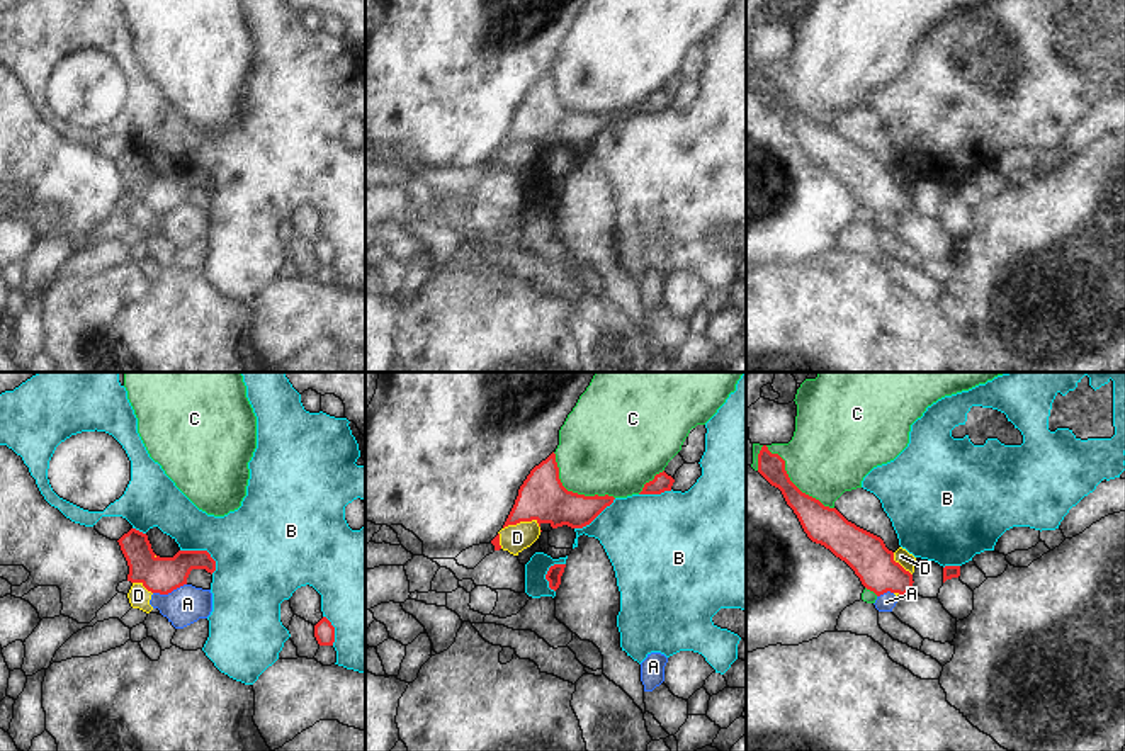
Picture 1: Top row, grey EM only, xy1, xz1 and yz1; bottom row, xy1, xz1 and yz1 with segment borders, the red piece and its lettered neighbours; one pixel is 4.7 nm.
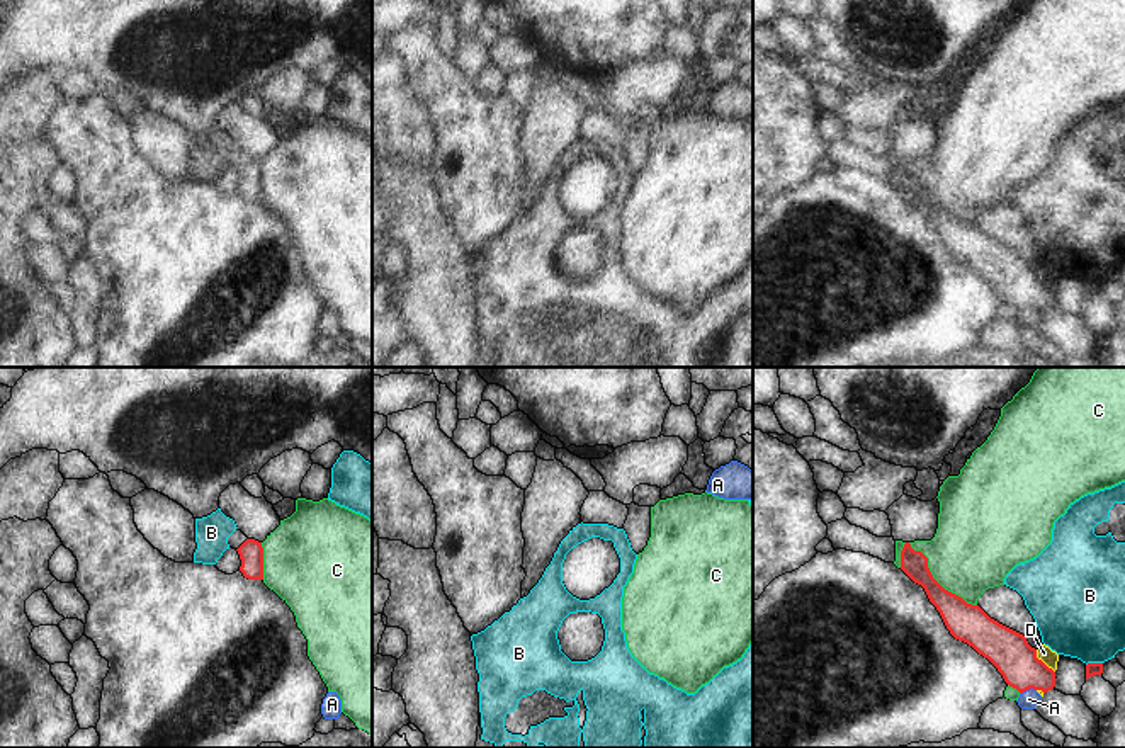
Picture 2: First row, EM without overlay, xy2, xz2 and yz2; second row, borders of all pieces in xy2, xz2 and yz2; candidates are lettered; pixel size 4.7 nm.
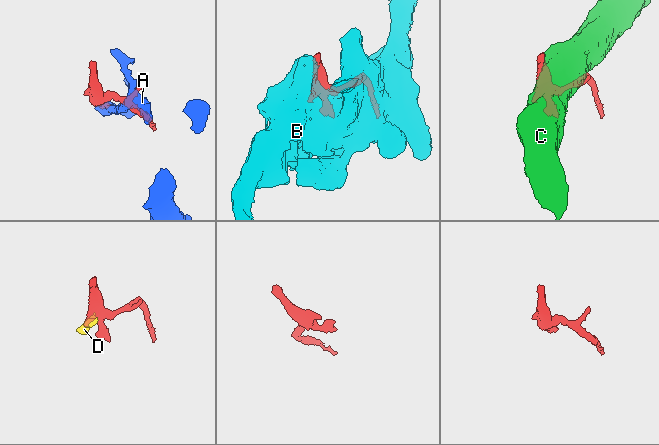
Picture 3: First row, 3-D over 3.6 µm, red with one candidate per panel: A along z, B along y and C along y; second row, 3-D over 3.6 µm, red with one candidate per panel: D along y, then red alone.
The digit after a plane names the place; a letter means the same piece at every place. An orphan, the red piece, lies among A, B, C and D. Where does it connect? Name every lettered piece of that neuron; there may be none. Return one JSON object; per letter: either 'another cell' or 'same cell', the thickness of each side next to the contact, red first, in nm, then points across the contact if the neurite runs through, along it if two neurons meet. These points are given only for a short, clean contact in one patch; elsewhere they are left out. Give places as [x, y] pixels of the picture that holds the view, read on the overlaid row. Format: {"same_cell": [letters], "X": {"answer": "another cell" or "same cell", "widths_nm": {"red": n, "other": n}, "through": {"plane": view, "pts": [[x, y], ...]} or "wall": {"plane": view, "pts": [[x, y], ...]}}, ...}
{"same_cell": [], "A": {"answer": "another cell", "widths_nm": {"red": 180, "other": 180}}, "B": {"answer": "another cell", "widths_nm": {"red": 180, "other": 400}}, "C": {"answer": "another cell", "widths_nm": {"red": 170, "other": 400}}, "D": {"answer": "another cell", "widths_nm": {"red": 220, "other": 130}, "wall": {"plane": "xz1", "pts": [[539, 524], [534, 520], [517, 522], [503, 529]]}}}

